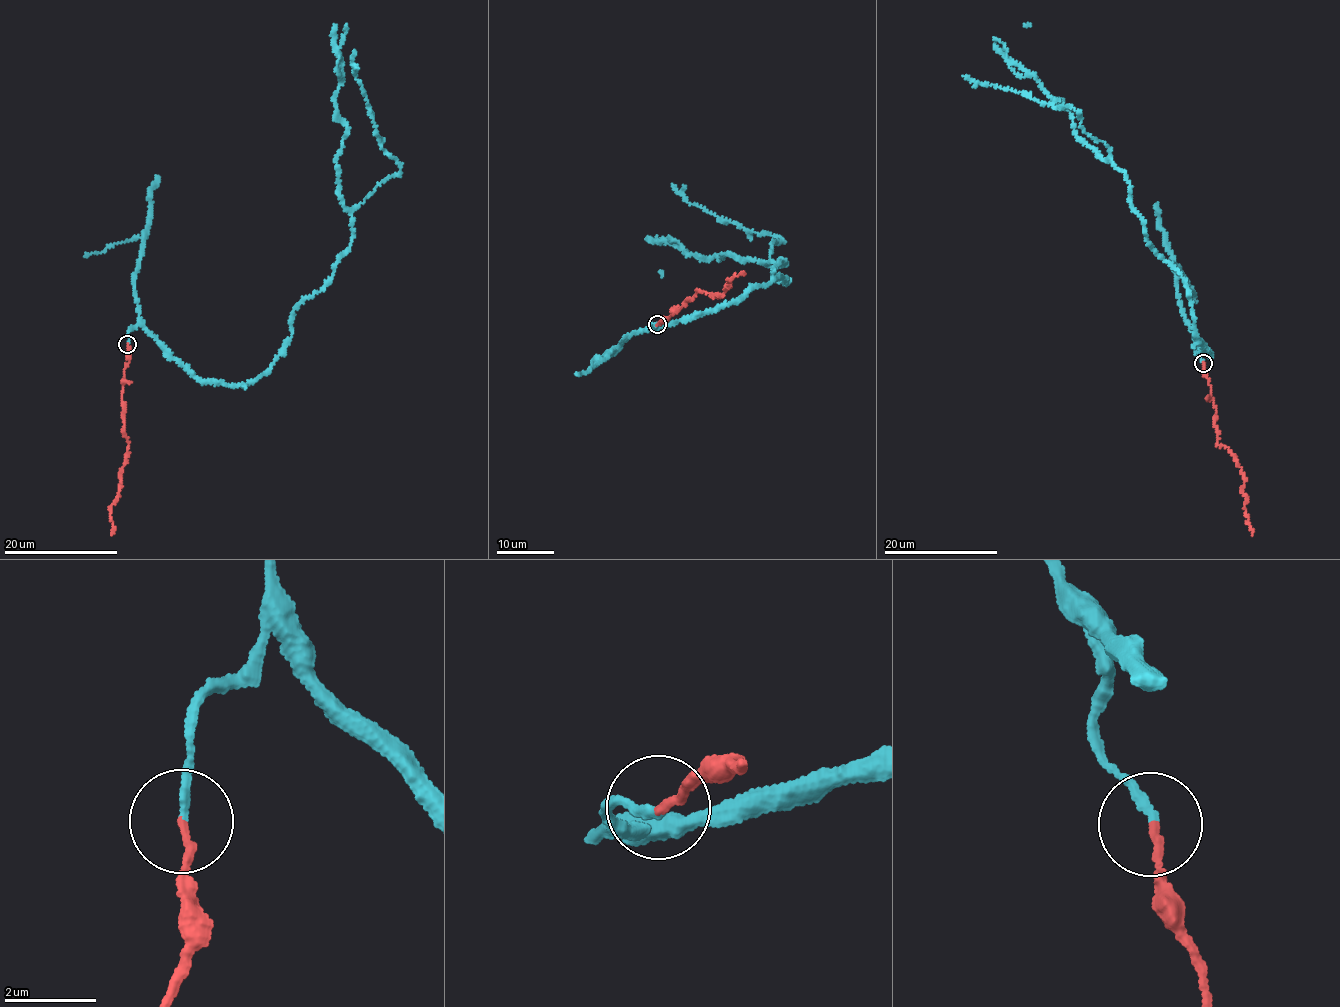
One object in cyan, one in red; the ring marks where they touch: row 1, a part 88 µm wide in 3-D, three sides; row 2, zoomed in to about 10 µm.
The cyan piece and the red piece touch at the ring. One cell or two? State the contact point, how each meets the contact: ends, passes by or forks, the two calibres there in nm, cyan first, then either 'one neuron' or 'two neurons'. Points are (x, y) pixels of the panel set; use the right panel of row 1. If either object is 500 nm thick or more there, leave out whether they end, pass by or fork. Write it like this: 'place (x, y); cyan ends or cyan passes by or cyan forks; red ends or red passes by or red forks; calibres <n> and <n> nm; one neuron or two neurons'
place (1203, 363); cyan ends; red ends; calibres 180 and 170 nm; one neuron

